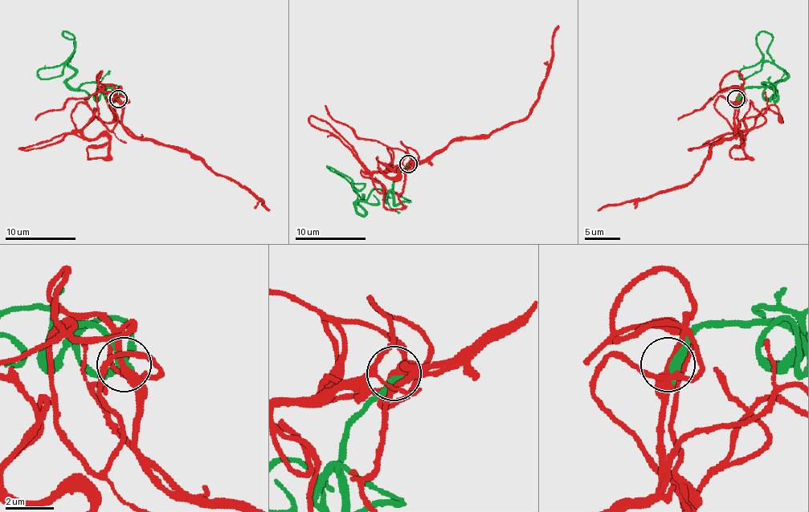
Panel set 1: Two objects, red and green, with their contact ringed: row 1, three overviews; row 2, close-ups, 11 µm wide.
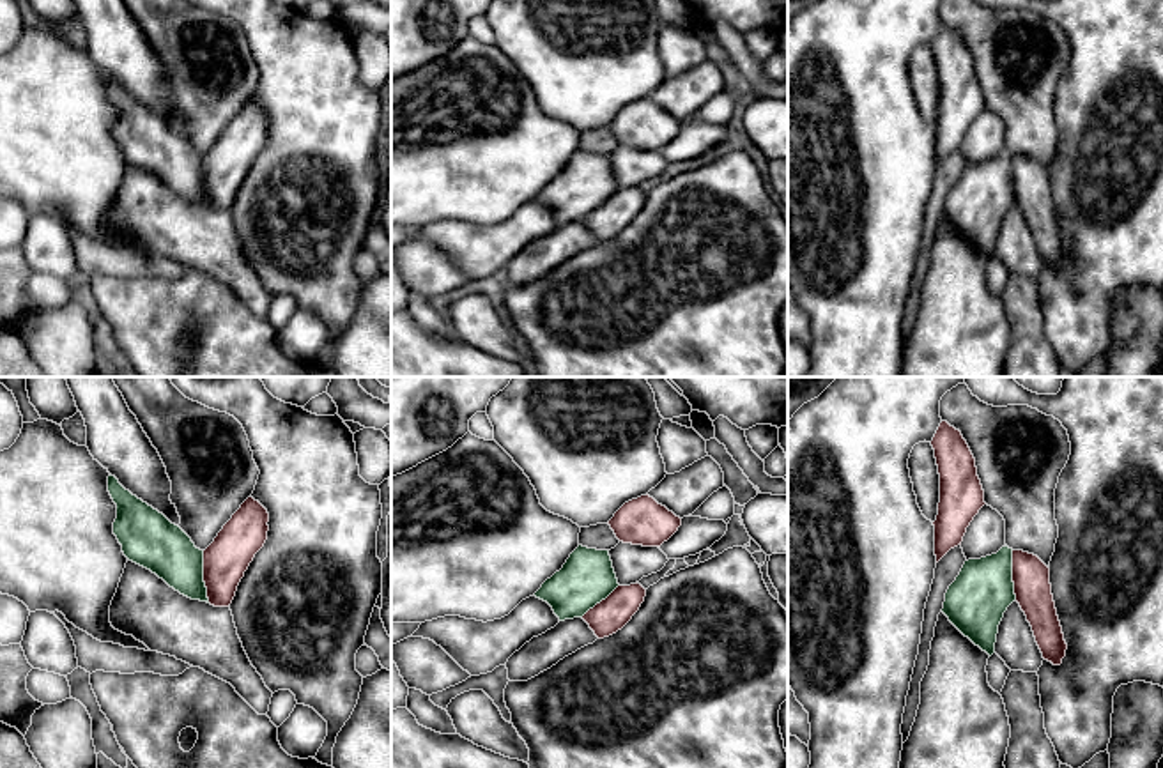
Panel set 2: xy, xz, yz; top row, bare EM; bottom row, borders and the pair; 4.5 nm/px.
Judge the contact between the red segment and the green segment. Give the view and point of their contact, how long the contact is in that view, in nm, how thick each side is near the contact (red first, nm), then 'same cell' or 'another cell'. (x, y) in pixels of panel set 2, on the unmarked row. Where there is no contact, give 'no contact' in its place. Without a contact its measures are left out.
contact xy (204, 181); length 240 nm; calibres 200 and 240 nm; same cell

